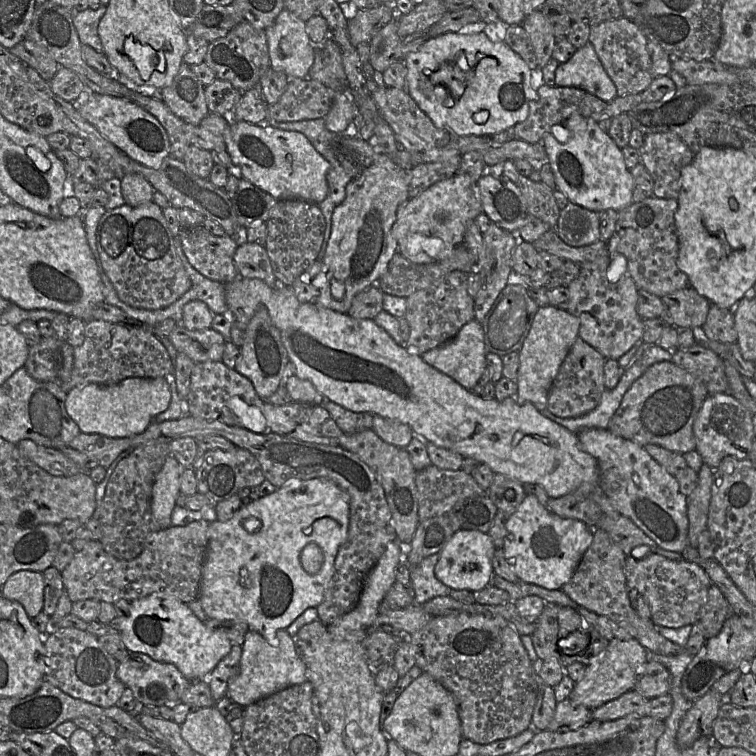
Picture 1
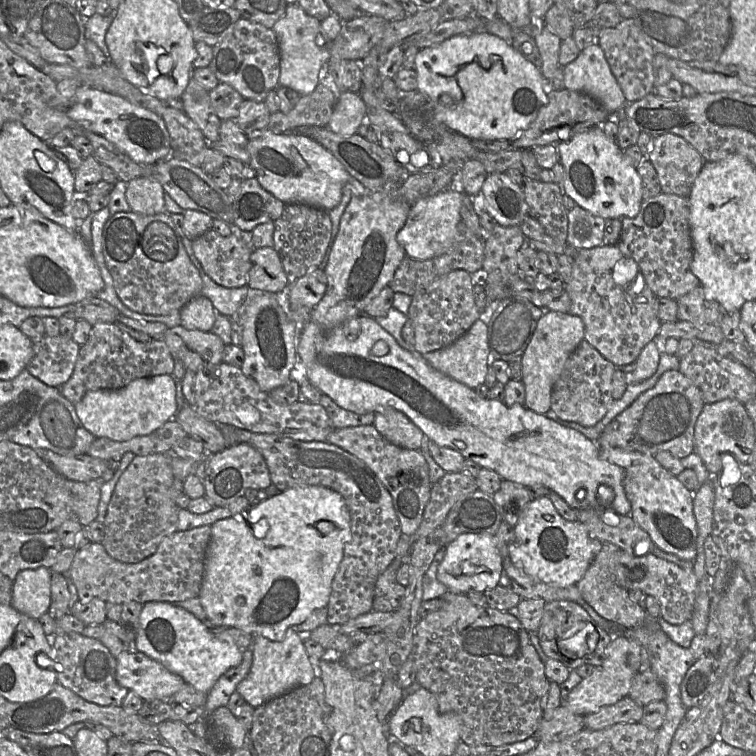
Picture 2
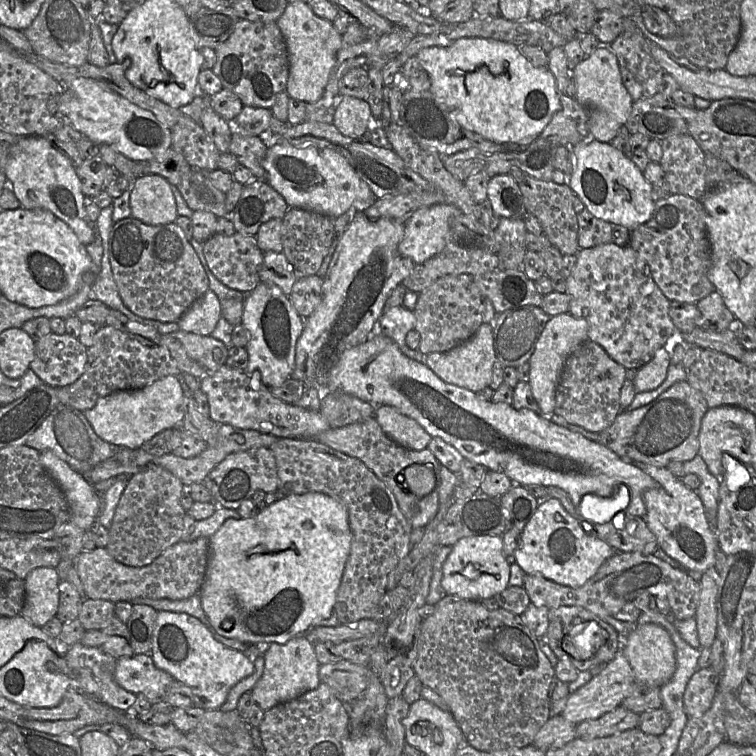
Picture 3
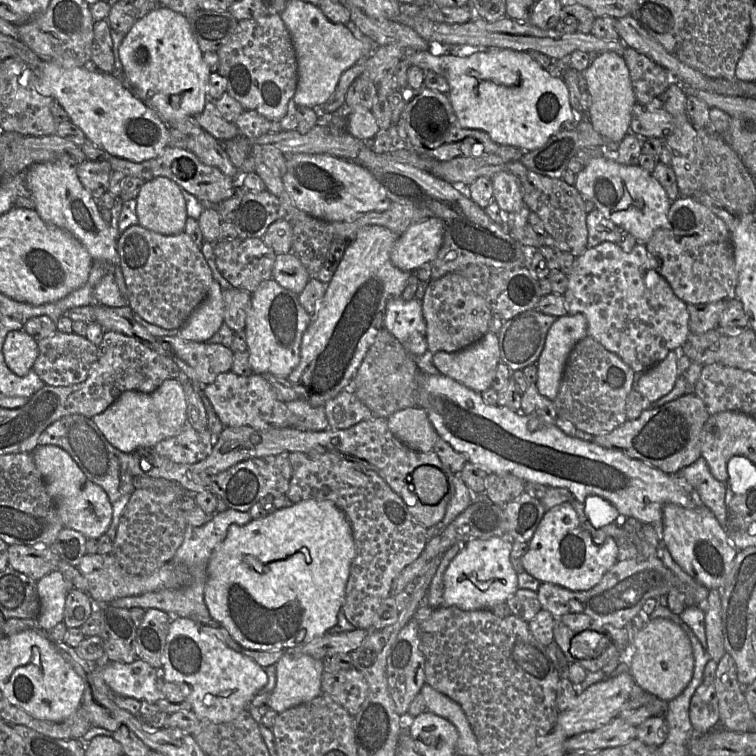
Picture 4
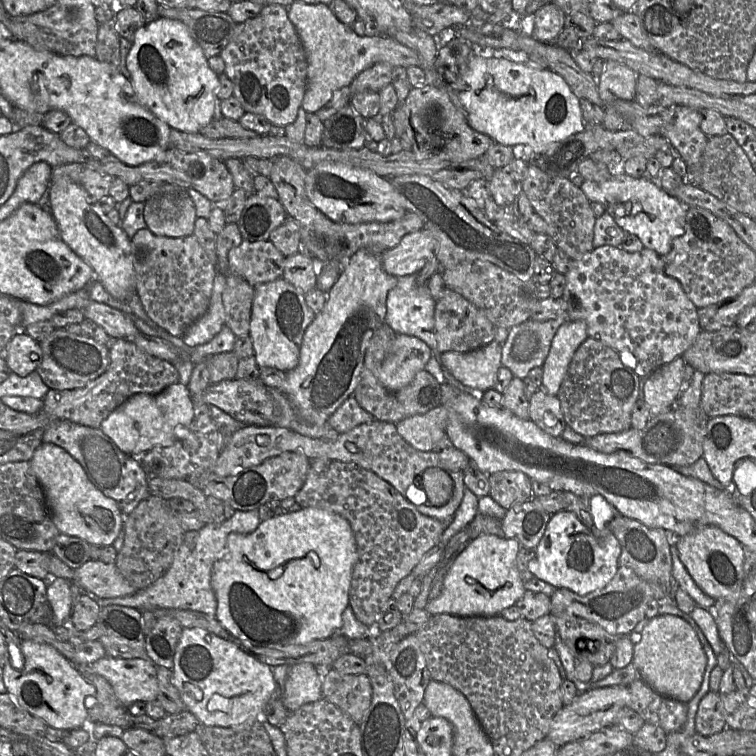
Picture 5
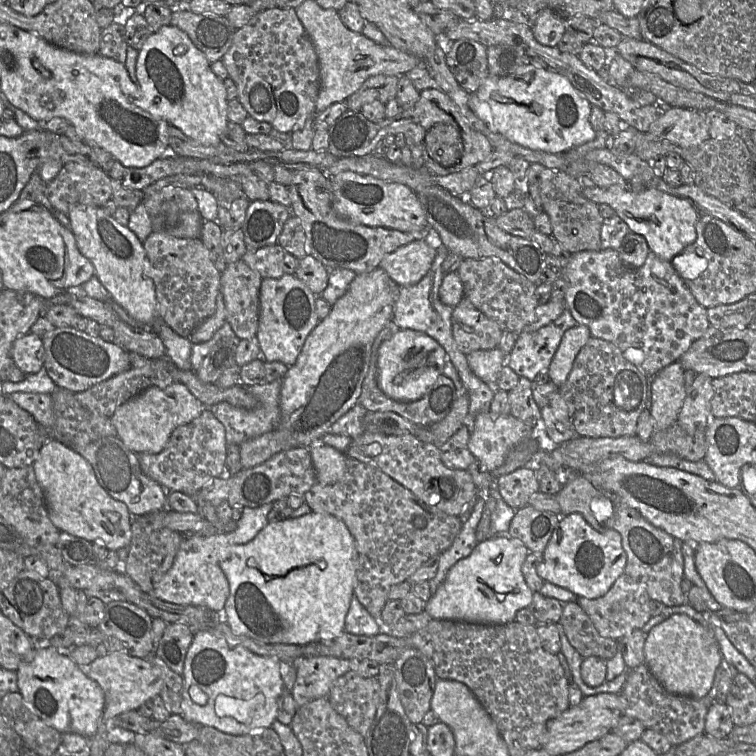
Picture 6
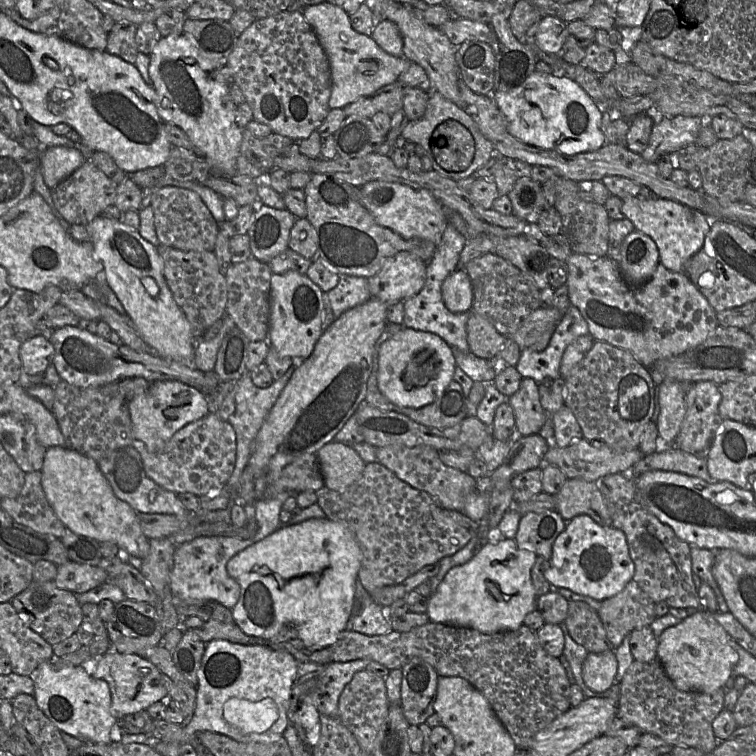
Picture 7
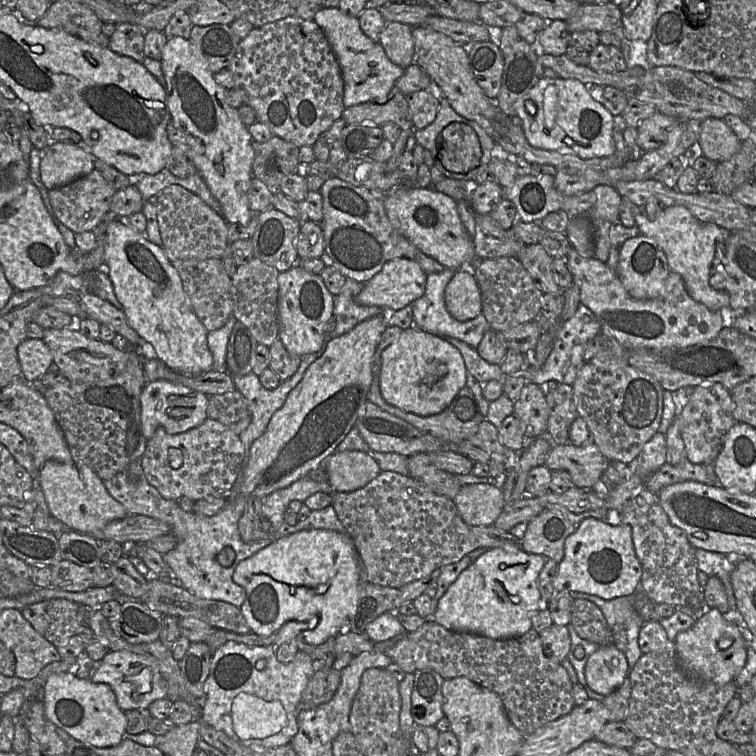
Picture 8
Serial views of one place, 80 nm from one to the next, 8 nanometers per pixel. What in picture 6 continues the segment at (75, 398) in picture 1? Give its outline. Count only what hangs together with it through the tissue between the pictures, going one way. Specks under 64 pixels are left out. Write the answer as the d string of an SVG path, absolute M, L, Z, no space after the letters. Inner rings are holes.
M181 382L166 388L151 387L116 409L111 421L117 437L131 451L159 453L167 445L172 432L199 417L206 407Z

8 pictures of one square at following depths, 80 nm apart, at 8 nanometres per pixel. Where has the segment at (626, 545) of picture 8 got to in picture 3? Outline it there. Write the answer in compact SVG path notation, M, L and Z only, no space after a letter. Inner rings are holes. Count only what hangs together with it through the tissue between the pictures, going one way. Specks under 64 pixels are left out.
M538 499L538 508L521 532L514 559L526 574L543 578L568 587L587 583L600 567L615 554L615 549L582 528L558 499Z

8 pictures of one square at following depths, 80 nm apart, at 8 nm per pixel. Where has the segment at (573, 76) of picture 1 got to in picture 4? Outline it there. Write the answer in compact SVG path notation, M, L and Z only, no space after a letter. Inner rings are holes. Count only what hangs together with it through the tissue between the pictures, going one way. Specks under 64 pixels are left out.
M615 52L599 53L593 56L589 67L580 74L590 95L588 120L607 141L619 143L630 132L632 108L637 102L625 60Z

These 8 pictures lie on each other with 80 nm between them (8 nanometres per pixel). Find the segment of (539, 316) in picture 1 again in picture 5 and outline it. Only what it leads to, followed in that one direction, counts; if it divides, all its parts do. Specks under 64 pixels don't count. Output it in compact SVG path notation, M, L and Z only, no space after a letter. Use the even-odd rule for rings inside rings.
M569 320L558 328L542 365L540 389L550 395L558 394L576 350L587 338L587 325L583 320Z

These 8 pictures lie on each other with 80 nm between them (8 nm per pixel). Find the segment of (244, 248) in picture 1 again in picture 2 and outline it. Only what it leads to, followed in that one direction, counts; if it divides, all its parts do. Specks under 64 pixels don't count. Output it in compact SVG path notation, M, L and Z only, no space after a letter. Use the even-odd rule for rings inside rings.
M273 247L253 249L247 287L251 291L286 293L289 284L280 257Z

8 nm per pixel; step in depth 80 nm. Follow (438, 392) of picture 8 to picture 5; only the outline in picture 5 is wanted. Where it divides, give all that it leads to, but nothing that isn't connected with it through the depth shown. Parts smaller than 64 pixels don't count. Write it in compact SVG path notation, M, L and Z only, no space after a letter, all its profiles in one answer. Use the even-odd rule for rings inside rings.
M397 334L379 370L379 380L390 390L399 390L412 382L416 374L425 370L432 349L422 339Z

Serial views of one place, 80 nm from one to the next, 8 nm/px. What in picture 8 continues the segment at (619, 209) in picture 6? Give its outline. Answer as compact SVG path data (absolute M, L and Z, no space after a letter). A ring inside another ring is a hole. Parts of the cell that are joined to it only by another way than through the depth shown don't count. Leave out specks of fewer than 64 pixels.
M682 206L665 207L654 219L639 213L635 222L640 233L654 239L664 251L670 271L682 277L688 294L695 301L714 311L730 311L729 293L711 284L711 278L714 278L715 285L720 285L730 277L724 264L714 264L718 248L725 243L729 232L714 223L700 221Z

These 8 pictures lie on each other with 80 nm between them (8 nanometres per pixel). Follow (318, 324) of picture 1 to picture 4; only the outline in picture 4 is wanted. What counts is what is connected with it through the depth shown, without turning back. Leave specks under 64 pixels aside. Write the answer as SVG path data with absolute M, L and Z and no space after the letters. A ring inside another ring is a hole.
M442 374L424 375L423 386L420 392L420 406L421 408L426 410L428 418L432 423L433 427L435 428L435 430L437 431L439 437L445 440L447 443L449 443L457 452L464 454L468 461L486 471L487 474L508 473L522 479L526 483L534 482L545 485L547 487L565 488L572 493L572 495L575 497L577 501L583 503L583 505L588 496L597 495L611 503L616 508L619 514L635 518L643 523L651 524L654 526L662 525L663 508L667 504L677 504L684 507L695 507L696 505L704 505L695 503L694 489L692 487L689 487L687 484L683 483L682 480L675 477L675 475L669 475L667 473L664 473L663 471L652 466L649 466L648 464L642 461L632 459L620 451L604 448L592 441L585 441L575 437L568 436L563 431L561 431L557 427L557 425L547 424L534 415L525 415L521 412L514 411L508 407L490 405L484 401L480 393Z

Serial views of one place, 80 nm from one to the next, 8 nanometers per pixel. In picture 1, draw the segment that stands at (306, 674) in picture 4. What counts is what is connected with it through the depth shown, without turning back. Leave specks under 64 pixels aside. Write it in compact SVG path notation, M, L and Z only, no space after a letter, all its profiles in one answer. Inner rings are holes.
M286 629L277 632L274 643L267 641L258 632L248 630L241 648L239 671L228 682L226 697L242 707L307 681L306 667L298 650L297 640Z

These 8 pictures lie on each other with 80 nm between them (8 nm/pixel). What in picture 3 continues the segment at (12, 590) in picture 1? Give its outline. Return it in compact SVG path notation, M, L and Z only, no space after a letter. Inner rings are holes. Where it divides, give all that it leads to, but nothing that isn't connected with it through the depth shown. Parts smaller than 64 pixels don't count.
M38 567L30 571L24 579L25 603L21 616L37 627L43 627L56 617L59 582L55 568Z

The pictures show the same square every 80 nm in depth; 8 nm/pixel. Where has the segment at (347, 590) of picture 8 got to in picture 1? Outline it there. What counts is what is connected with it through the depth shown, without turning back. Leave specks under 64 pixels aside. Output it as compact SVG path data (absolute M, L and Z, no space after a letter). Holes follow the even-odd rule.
M314 478L293 480L269 495L245 502L230 519L211 522L198 595L203 610L209 618L244 622L249 630L274 643L279 630L286 629L306 609L316 608L323 601L334 574L335 558L348 537L349 521L347 492L332 481ZM309 543L318 545L323 553L323 564L315 574L307 573L300 563L301 551Z

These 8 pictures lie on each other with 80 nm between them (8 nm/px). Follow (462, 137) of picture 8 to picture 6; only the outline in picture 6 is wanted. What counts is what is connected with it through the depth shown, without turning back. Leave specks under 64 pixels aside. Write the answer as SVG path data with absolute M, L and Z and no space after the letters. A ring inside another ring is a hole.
M448 123L434 125L425 136L426 151L438 164L451 167L463 155L464 144L460 131Z

